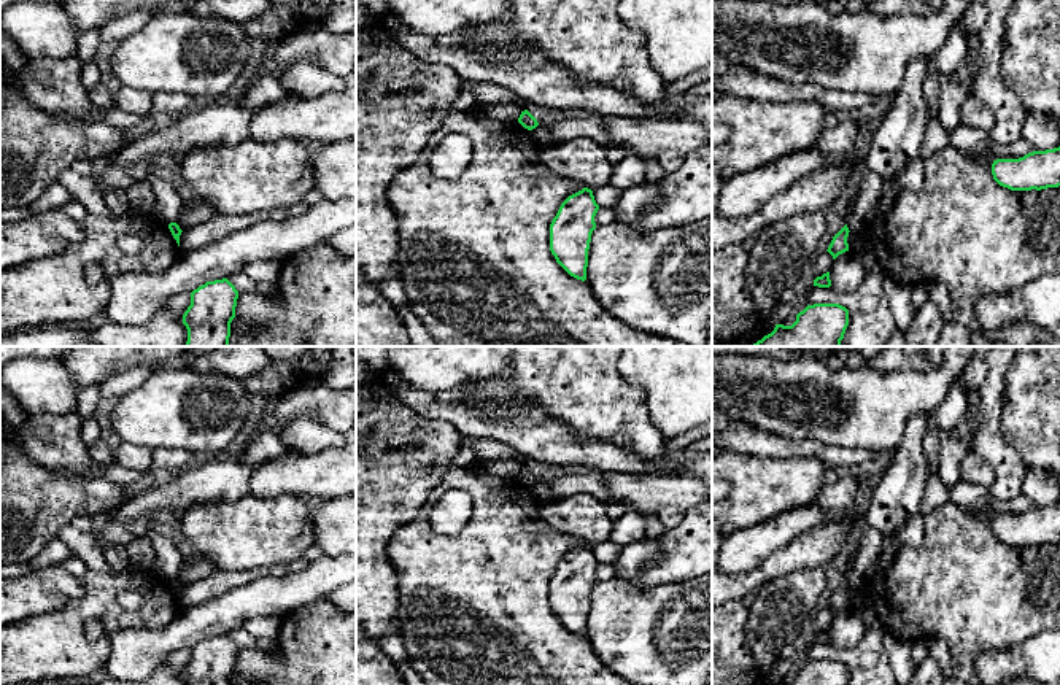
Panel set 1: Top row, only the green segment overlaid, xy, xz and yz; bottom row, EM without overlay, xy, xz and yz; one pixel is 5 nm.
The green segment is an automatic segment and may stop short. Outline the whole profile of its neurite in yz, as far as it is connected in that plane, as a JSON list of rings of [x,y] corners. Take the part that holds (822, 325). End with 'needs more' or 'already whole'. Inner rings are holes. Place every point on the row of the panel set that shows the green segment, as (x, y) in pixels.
[[[839,304],[807,305],[791,326],[776,324],[774,331],[752,346],[842,346],[849,310]]]; already whole

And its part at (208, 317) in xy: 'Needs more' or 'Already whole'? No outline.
Already whole

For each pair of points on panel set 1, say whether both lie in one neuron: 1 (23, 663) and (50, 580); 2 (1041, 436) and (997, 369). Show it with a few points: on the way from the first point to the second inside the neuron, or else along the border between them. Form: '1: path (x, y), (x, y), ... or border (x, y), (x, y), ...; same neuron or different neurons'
1: border (73, 599), (58, 609), (16, 622); different neurons
2: border (1011, 363), (1005, 375), (1001, 417); different neurons

